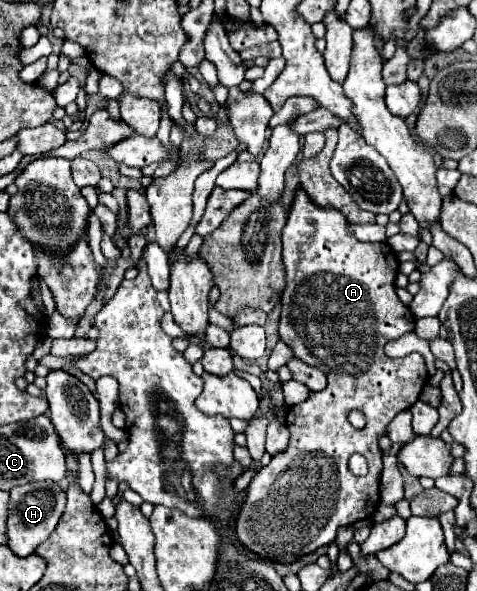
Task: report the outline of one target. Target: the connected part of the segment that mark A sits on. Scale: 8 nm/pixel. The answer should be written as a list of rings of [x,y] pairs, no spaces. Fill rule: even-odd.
[[[301,189],[293,199],[289,219],[283,229],[283,263],[287,269],[287,287],[281,297],[281,341],[293,349],[297,359],[325,369],[329,385],[323,391],[311,393],[305,403],[289,407],[289,449],[281,457],[273,457],[271,463],[253,477],[235,521],[237,541],[251,553],[273,563],[293,563],[299,557],[333,543],[339,527],[353,525],[375,513],[381,503],[379,485],[383,471],[377,437],[387,431],[387,425],[397,413],[409,409],[419,399],[429,379],[425,359],[419,353],[409,353],[401,359],[391,359],[383,353],[385,343],[415,329],[413,313],[395,293],[399,261],[387,243],[363,243],[355,239],[343,213],[311,205],[309,197]],[[351,409],[365,413],[365,429],[355,429],[347,421],[347,413]],[[353,453],[361,453],[369,463],[369,473],[365,477],[357,477],[349,471],[347,463]]]

